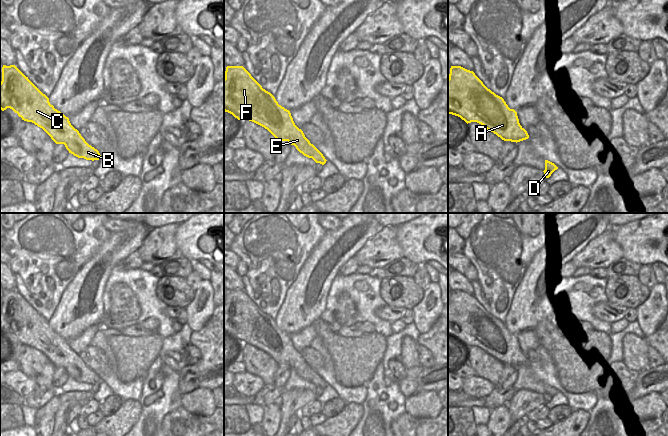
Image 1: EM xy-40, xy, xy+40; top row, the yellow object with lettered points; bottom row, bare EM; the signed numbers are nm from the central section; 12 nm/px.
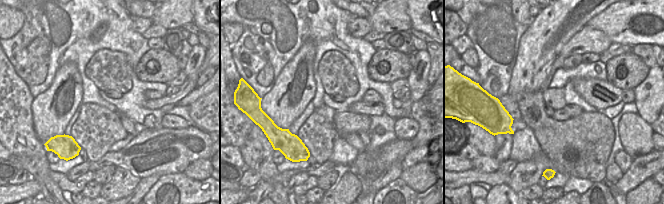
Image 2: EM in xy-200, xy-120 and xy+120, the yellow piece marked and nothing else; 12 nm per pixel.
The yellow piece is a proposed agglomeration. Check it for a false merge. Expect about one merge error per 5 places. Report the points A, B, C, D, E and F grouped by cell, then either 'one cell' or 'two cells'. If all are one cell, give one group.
A B C D E F; one cell

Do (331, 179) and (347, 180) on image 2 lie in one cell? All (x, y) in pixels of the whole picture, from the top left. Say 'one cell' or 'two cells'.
two cells

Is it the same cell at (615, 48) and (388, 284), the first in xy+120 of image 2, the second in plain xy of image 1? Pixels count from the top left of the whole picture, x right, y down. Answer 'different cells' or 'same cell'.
different cells

